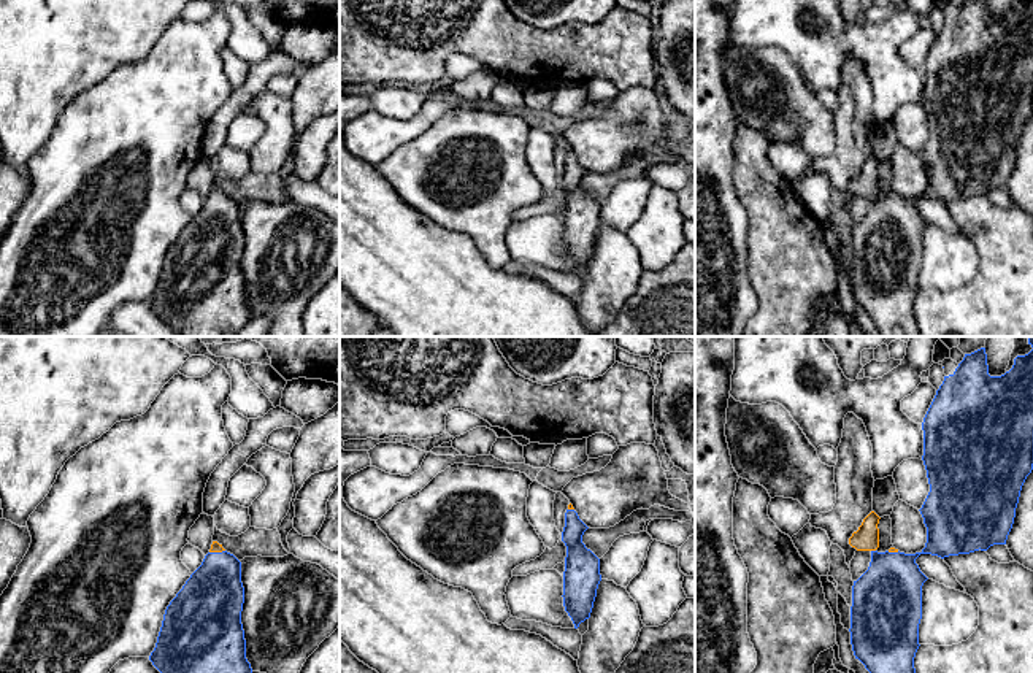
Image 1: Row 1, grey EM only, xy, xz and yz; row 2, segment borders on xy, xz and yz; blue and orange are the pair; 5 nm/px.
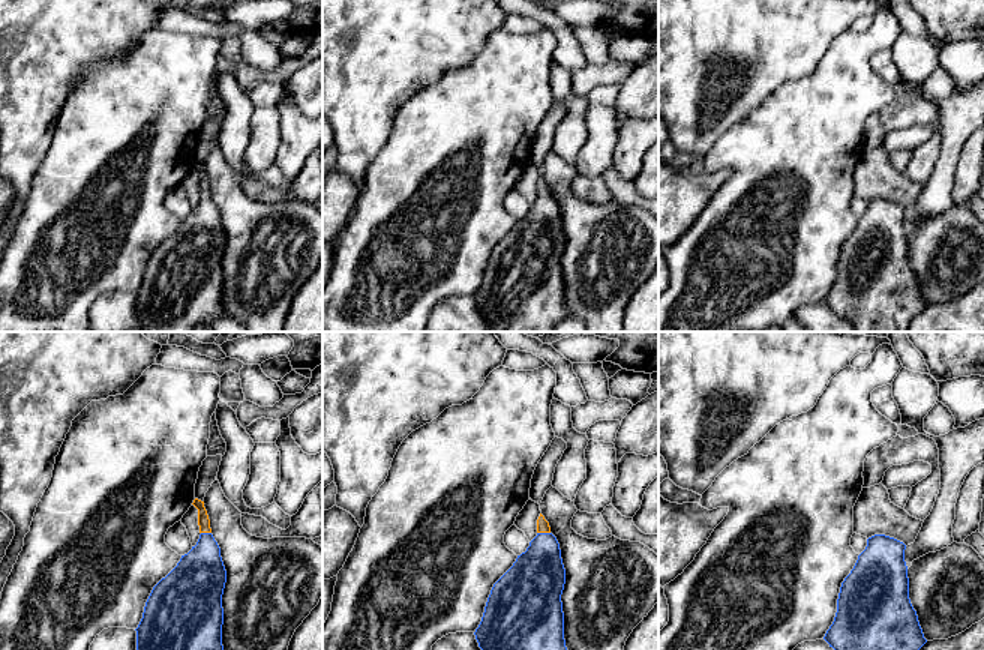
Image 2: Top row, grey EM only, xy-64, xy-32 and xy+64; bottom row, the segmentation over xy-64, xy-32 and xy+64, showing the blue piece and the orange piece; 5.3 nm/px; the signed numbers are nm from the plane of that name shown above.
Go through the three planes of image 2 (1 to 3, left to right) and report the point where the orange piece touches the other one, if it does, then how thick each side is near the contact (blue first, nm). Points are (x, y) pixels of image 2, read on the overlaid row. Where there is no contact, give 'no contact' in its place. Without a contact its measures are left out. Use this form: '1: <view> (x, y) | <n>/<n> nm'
1: xy-64 (206, 533) | 280/60 nm
2: xy-32 (543, 533) | 300/60 nm
3: no contact

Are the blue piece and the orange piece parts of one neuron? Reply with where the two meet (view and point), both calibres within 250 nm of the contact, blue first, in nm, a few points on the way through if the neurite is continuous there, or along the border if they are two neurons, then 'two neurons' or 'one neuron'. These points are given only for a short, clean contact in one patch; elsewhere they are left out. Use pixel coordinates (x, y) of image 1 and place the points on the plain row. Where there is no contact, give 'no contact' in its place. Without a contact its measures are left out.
yz (873, 196) | 360/130 nm | across yz (887, 242), (887, 215), (873, 196), (867, 183) | one neuron

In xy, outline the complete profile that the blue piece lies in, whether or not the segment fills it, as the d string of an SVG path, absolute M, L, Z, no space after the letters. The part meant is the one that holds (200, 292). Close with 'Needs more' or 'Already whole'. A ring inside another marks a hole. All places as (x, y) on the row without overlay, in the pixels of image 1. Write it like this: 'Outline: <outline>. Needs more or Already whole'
Outline: M213 186L202 210L167 251L149 305L179 336L236 336L252 317L246 303L243 248L241 206Z. Needs more

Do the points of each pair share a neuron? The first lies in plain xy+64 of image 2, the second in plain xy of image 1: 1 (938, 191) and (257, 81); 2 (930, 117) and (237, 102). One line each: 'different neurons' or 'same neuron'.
1: different neurons
2: different neurons

